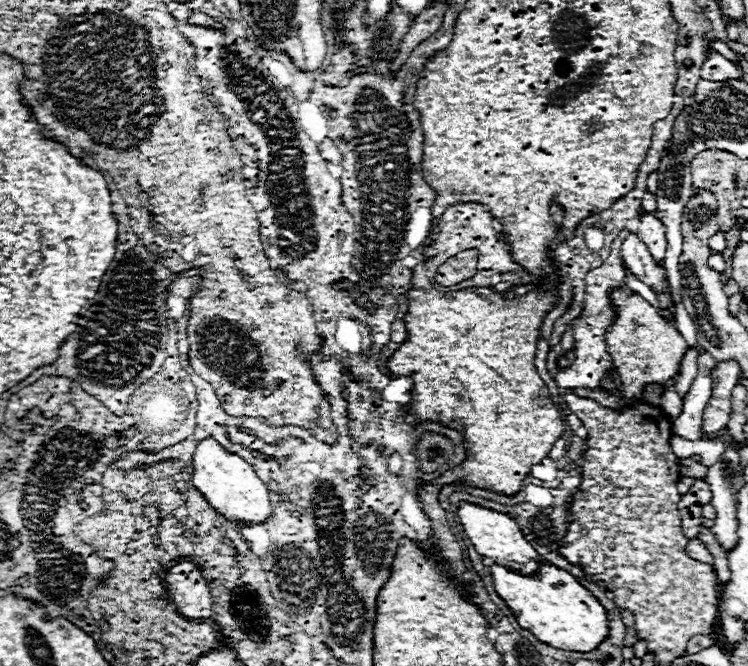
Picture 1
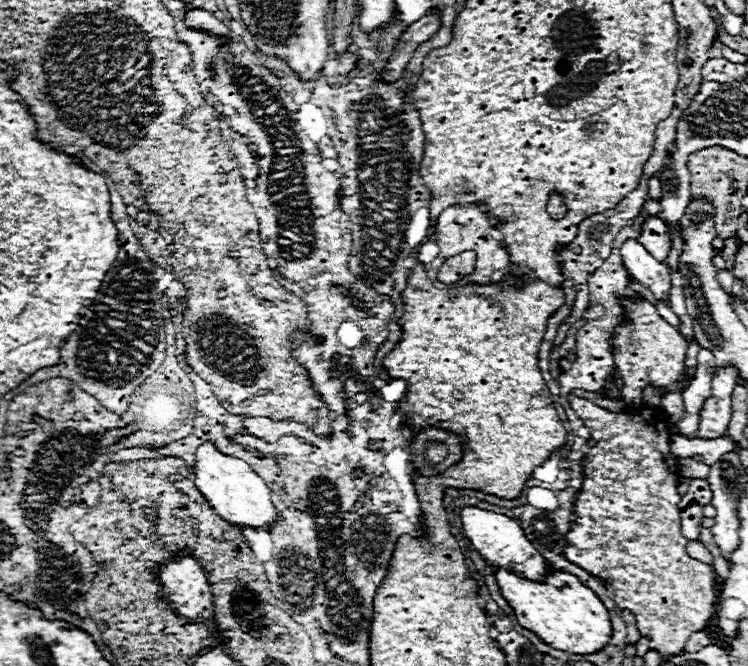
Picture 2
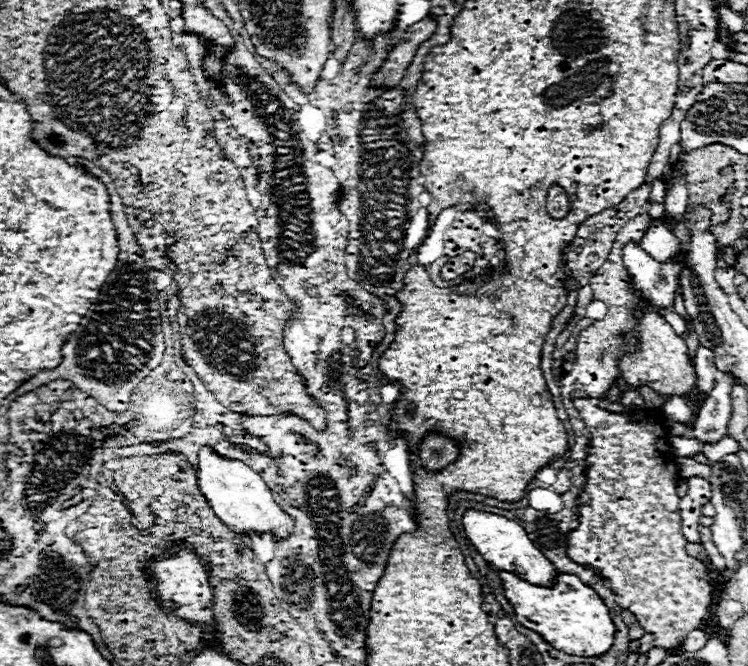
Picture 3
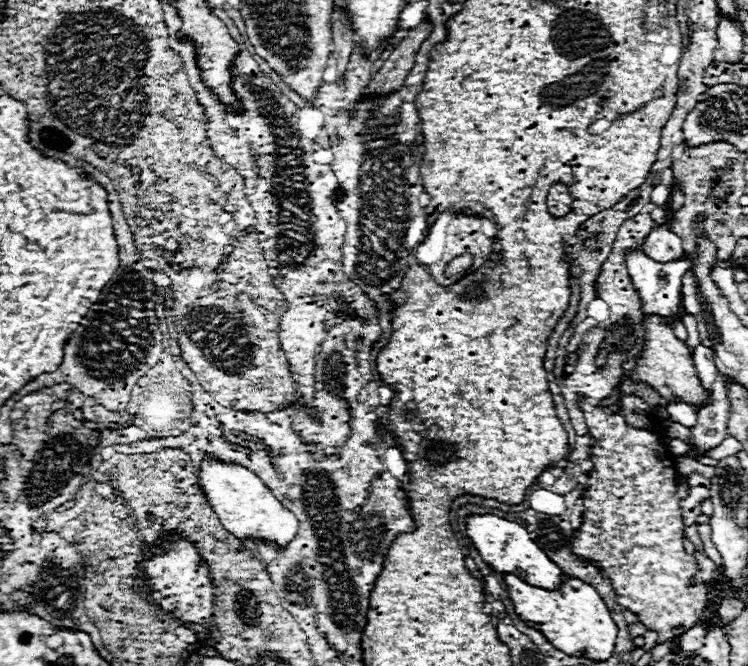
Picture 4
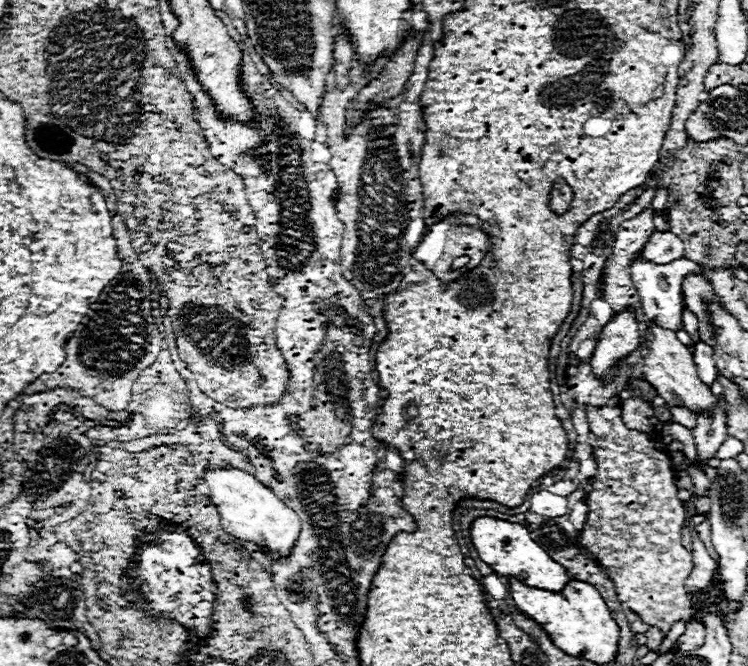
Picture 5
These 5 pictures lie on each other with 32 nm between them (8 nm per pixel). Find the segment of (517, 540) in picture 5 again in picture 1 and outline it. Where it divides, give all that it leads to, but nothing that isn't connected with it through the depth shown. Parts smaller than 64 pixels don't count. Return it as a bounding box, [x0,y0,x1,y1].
[458,502,542,576]

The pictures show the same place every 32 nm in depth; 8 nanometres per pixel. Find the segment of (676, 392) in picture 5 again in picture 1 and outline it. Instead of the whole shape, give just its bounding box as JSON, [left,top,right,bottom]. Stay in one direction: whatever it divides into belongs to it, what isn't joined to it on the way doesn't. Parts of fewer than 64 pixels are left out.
[606,290,686,404]

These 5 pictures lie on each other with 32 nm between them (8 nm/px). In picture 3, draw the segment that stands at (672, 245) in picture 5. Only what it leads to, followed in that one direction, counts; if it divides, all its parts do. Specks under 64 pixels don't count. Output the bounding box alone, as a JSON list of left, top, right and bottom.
[642,220,682,262]

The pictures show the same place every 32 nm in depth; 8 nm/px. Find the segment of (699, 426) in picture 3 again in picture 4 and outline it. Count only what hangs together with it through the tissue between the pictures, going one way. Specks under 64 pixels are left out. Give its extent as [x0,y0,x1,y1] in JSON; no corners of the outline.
[692,376,730,456]

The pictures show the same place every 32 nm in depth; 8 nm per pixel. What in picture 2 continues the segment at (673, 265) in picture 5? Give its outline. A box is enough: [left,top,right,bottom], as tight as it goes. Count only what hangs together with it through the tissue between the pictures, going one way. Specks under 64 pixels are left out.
[620,238,672,304]

